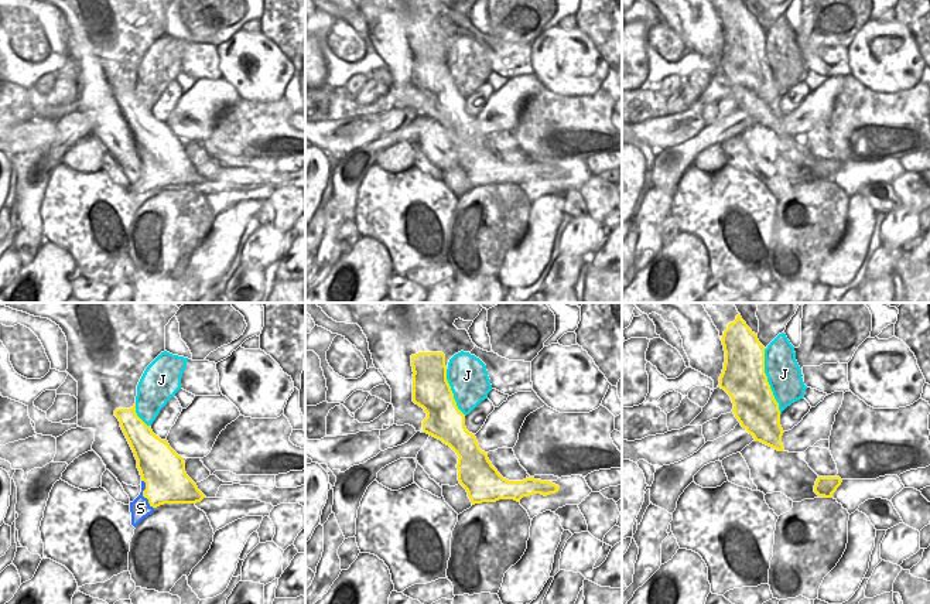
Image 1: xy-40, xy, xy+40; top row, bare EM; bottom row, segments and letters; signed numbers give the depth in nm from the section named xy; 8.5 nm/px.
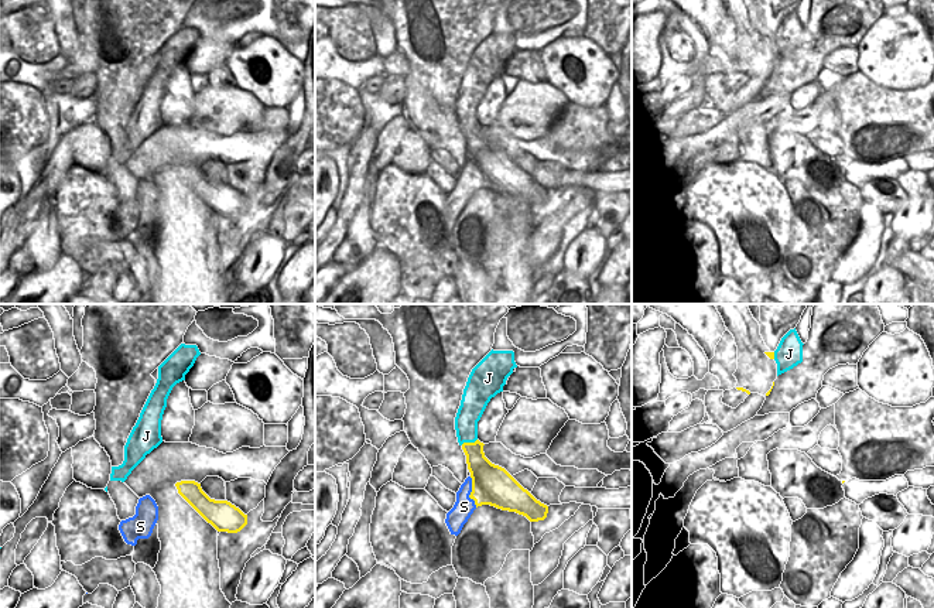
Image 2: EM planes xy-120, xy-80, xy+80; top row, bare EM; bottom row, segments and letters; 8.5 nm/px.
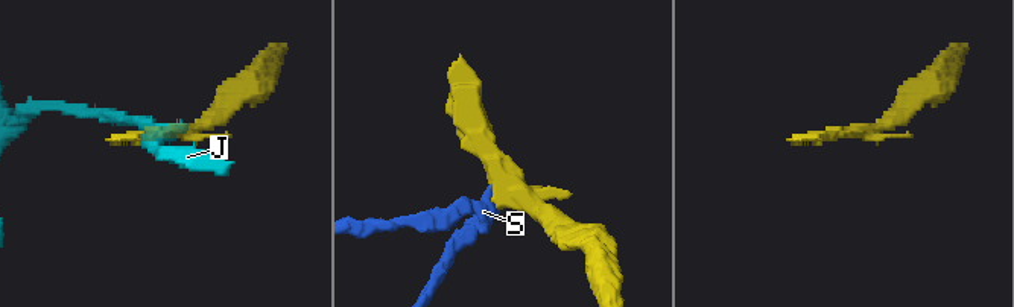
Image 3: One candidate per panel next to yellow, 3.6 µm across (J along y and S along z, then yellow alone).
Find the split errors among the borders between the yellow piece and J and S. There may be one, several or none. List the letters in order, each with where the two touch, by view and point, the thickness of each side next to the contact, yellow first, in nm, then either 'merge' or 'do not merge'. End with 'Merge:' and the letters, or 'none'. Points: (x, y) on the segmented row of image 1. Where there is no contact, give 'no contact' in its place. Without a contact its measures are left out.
J: meets yellow in xy+40 at (766, 381); 380 nm thick on the yellow side, 300 nm on the other; do not merge
S: meets yellow in xy-40 at (143, 494); 360 nm thick on the yellow side, 170 nm on the other; do not merge
Merge: none

